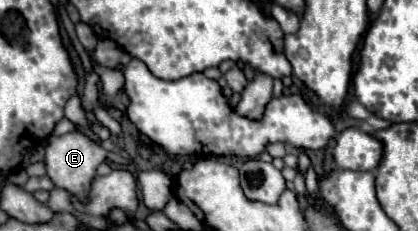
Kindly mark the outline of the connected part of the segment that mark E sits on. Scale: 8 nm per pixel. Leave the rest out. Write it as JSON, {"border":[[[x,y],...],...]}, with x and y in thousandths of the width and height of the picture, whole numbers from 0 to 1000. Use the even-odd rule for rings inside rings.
{"border":[[[175,563],[151,589],[122,589],[108,623],[108,719],[112,762],[132,788],[136,814],[156,814],[165,840],[189,848],[203,866],[218,779],[227,771],[227,727],[261,675],[256,649],[246,649],[237,623],[227,623],[218,597],[208,597],[199,571]]]}

